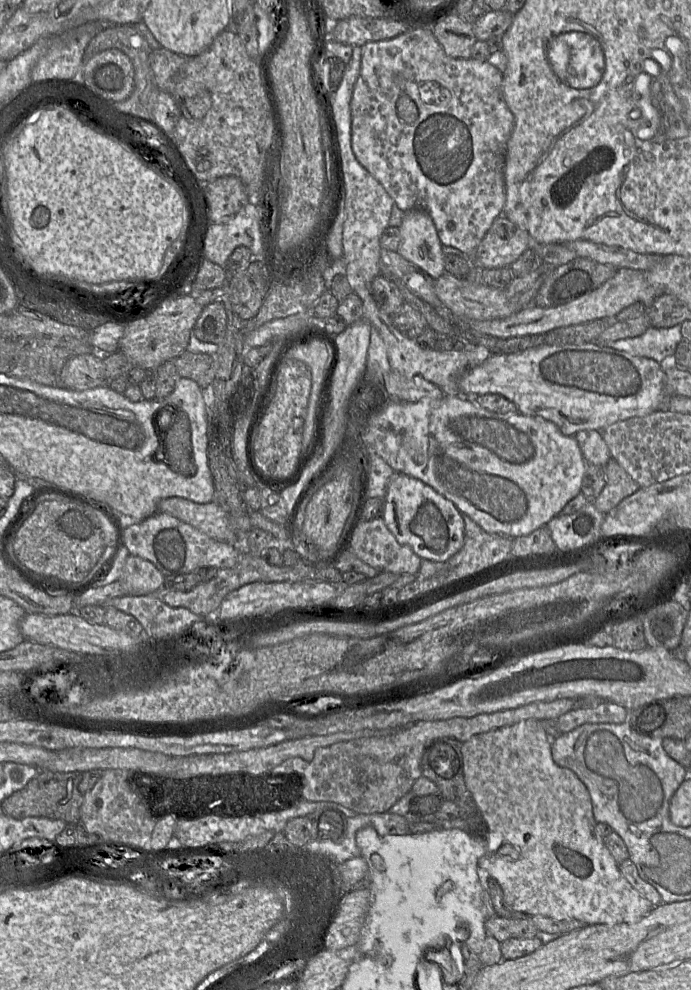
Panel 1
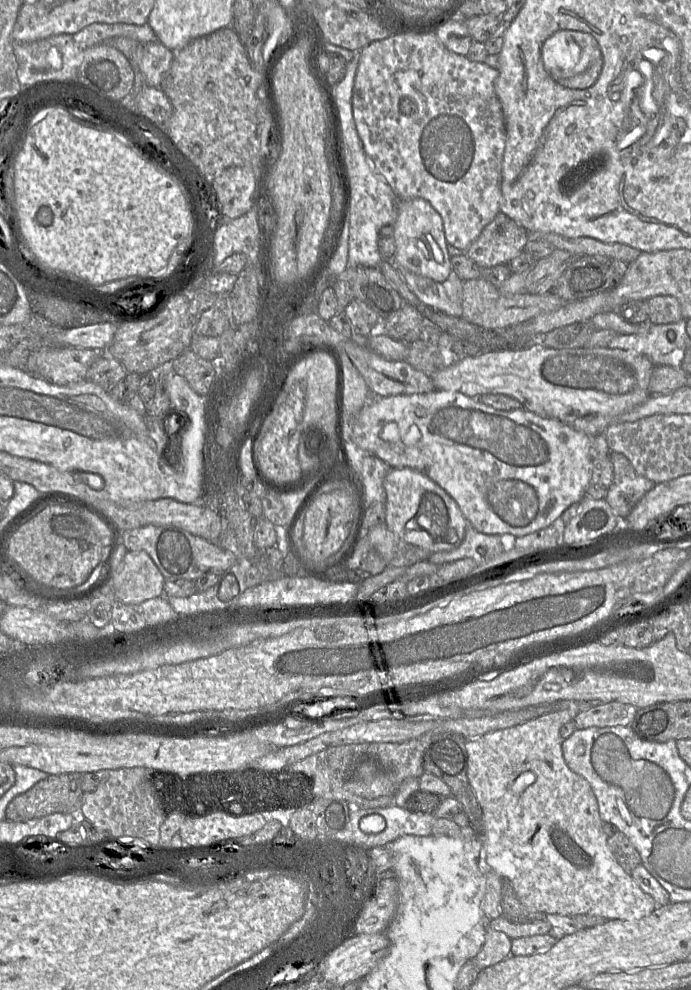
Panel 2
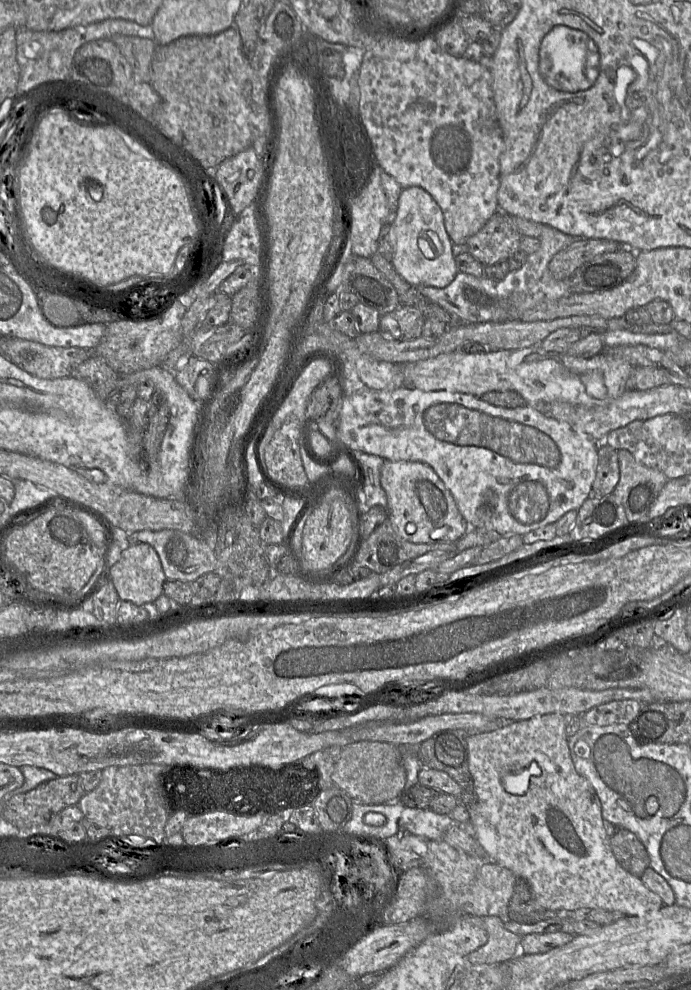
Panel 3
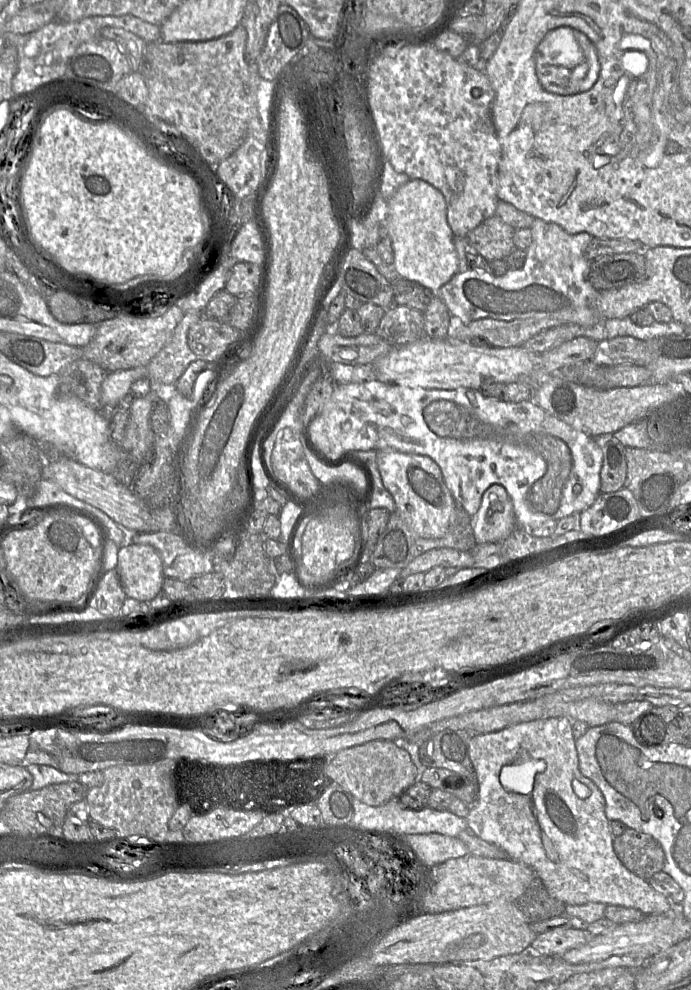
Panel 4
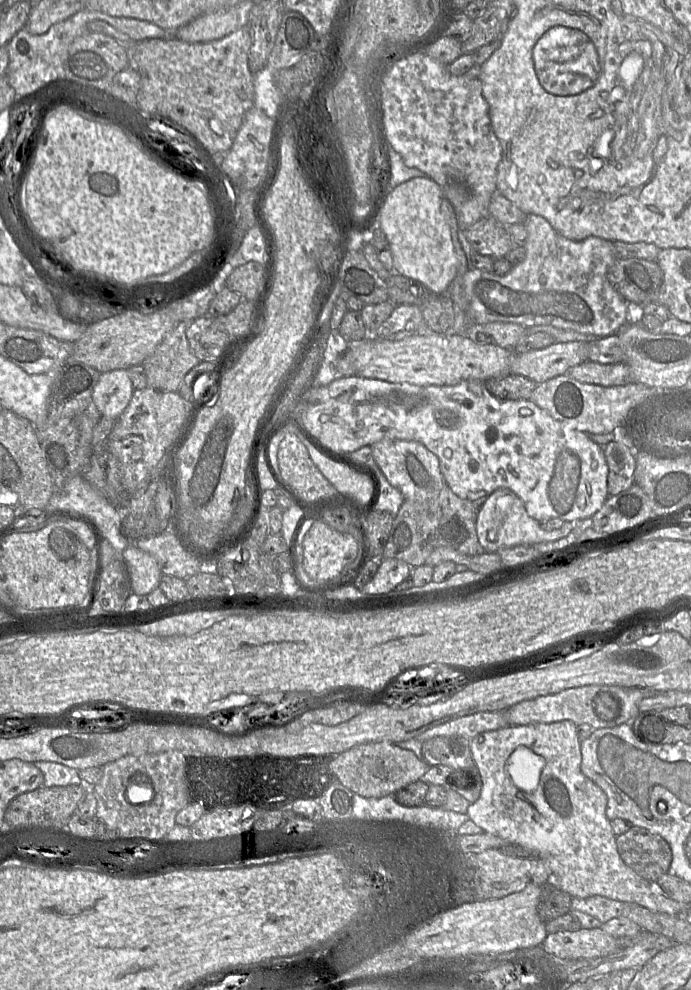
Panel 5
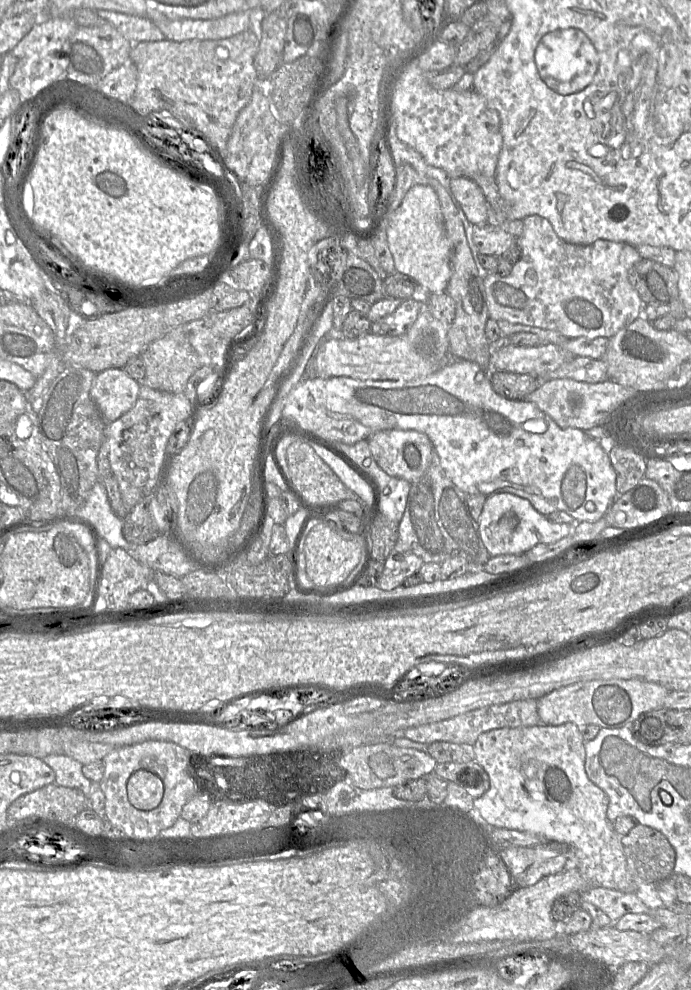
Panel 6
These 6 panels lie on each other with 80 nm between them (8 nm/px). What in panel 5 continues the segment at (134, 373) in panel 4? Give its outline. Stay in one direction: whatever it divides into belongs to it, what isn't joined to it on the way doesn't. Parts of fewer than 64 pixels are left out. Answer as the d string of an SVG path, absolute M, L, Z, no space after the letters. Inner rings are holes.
M126 369L100 374L92 392L92 400L102 416L117 420L128 406L134 392Z

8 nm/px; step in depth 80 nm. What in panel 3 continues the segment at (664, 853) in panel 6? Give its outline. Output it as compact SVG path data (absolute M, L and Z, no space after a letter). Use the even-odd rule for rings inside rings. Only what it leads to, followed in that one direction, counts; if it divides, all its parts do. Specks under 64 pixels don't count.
M621 828L609 838L609 842L619 865L631 875L641 877L649 867L650 859L639 838L631 831Z

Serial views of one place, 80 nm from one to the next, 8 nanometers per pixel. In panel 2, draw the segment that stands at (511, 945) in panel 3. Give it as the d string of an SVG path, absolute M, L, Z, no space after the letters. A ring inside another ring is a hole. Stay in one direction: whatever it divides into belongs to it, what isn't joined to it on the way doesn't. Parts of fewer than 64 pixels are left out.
M488 927L485 943L478 954L472 959L475 967L481 971L500 963L511 956L512 939L500 931Z

